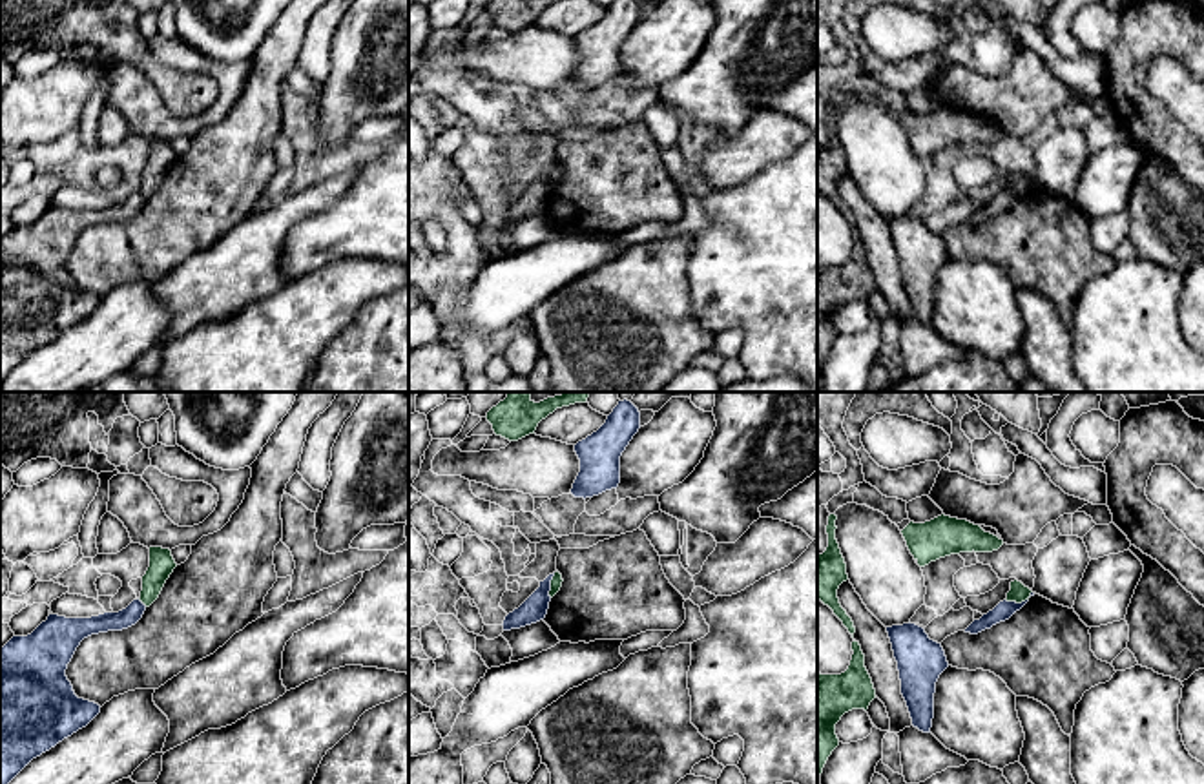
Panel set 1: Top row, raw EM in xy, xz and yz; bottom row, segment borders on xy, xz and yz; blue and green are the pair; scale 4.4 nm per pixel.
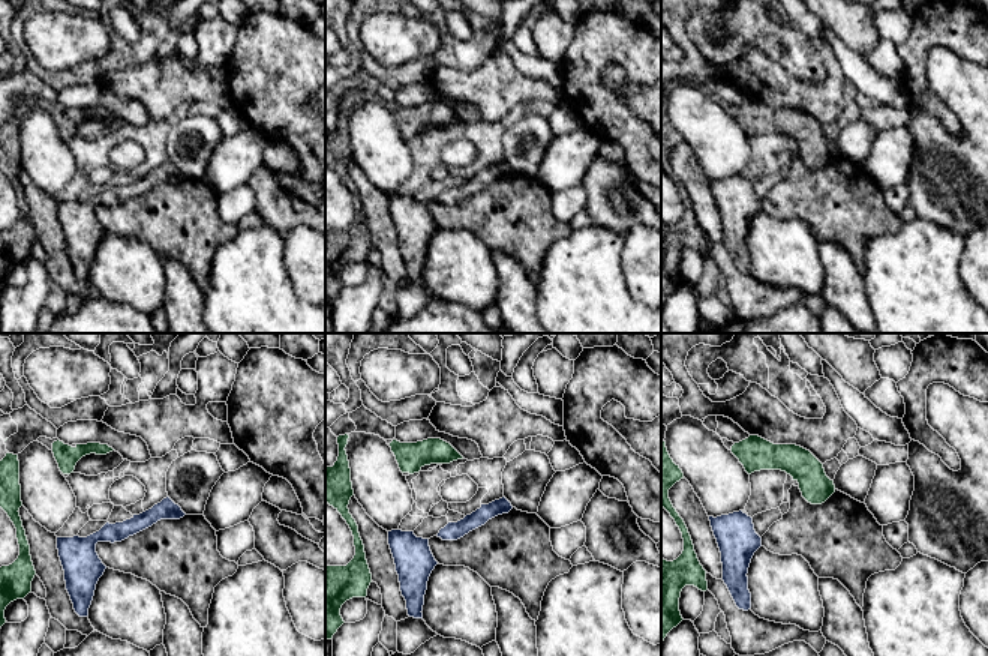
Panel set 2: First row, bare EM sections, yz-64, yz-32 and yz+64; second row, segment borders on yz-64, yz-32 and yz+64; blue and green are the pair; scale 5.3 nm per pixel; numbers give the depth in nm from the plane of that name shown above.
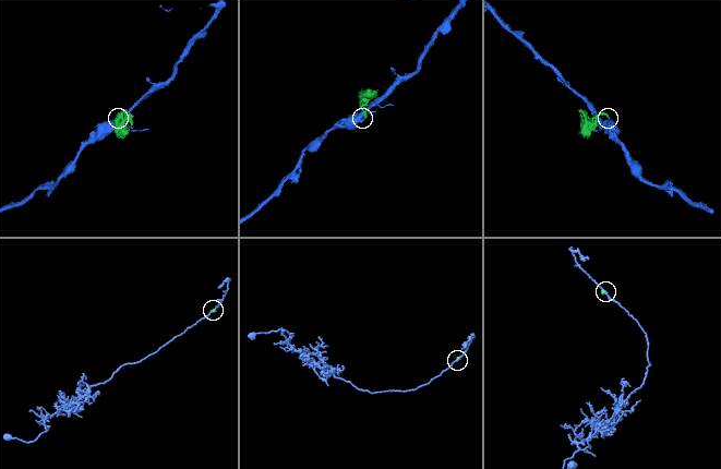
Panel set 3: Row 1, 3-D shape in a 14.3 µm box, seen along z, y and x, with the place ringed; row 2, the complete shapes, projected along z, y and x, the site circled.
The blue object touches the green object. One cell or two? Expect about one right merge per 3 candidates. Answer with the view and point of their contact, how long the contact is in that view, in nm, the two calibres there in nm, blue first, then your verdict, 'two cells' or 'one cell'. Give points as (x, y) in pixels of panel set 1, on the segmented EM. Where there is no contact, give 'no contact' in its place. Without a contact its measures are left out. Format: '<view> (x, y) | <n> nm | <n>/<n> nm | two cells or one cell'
yz (1018, 604) | 130 nm | 80/90 nm | two cells

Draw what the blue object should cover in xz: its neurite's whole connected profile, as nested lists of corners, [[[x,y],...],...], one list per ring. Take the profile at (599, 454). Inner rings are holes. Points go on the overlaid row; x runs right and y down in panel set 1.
[[[624,399],[613,408],[606,423],[575,445],[580,472],[573,483],[575,498],[593,498],[620,483],[620,456],[640,428],[638,408]]]

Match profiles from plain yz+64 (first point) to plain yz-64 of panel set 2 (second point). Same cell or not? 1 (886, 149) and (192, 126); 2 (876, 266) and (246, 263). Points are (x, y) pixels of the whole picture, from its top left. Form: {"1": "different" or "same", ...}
{"1": "different", "2": "same"}

